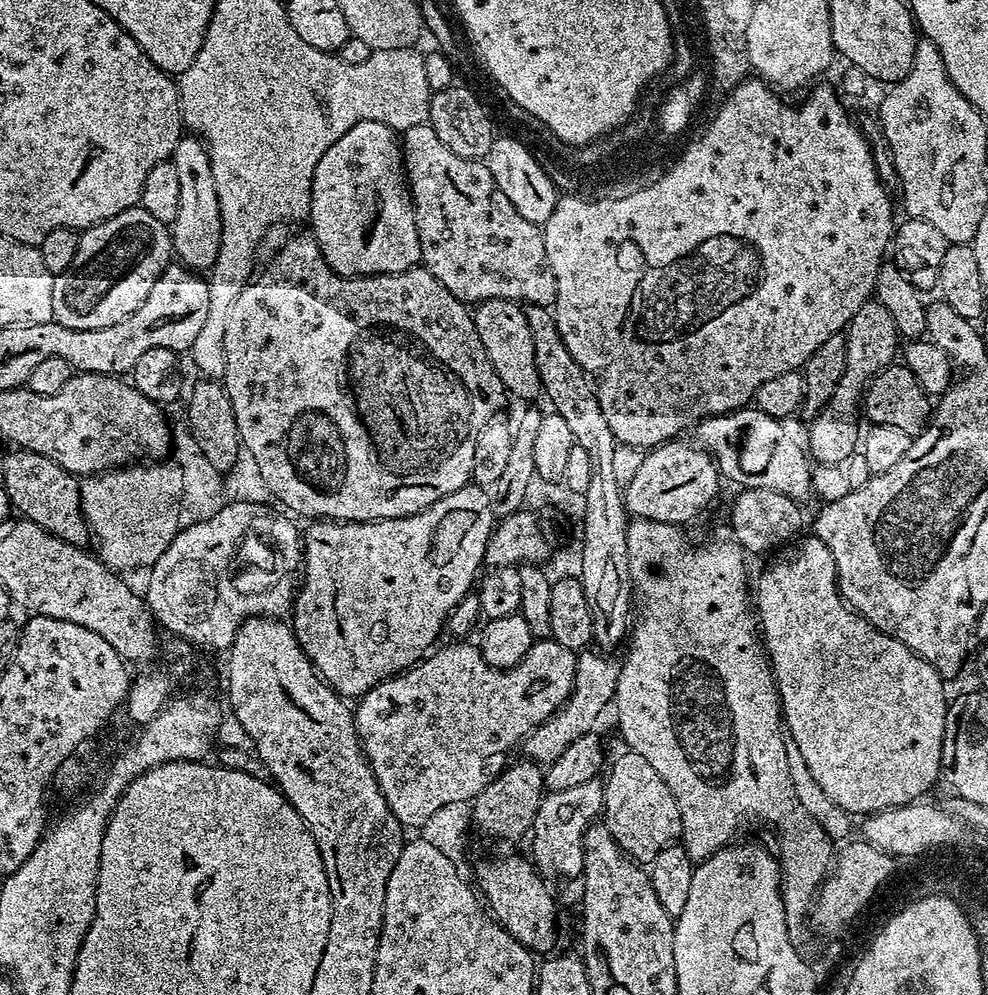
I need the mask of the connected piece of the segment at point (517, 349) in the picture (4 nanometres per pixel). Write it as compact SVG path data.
M494 298L493 300L483 300L482 303L475 305L474 311L470 316L471 324L476 327L476 338L482 342L484 355L487 363L491 364L492 370L498 374L500 387L505 393L508 392L520 402L532 402L537 395L541 395L542 389L538 378L538 366L534 363L534 338L530 334L530 322L526 318L524 308L515 300L503 300Z

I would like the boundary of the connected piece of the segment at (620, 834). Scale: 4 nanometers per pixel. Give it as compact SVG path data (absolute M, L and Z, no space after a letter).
M624 750L613 764L611 761L607 765L602 783L602 822L627 856L631 856L637 862L650 862L658 854L658 850L681 839L678 802L674 802L670 786L662 782L658 770L654 770L654 766L650 766L650 762L642 758L642 754Z

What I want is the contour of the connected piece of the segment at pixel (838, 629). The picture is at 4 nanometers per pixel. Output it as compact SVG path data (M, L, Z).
M804 534L799 538L783 545L771 557L772 561L760 572L760 577L754 580L754 612L758 617L758 631L762 637L768 663L772 666L772 677L776 679L776 692L780 696L780 711L782 723L786 732L793 736L798 745L802 758L807 763L807 769L815 781L822 786L823 793L853 817L863 818L874 812L881 812L887 808L897 808L903 804L915 804L932 787L936 780L941 779L940 758L942 756L942 742L946 730L946 714L950 703L949 697L944 697L945 681L930 666L930 662L923 660L914 650L902 646L894 638L890 638L882 630L875 628L869 620L863 620L857 612L852 611L840 595L840 587L836 585L836 567L834 554L826 546L826 542L819 540L815 534Z

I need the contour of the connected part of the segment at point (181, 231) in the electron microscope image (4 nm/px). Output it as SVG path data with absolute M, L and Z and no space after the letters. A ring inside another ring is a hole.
M192 134L181 135L170 157L174 170L178 170L181 186L178 197L178 218L170 226L172 250L179 263L193 270L208 270L218 258L218 246L222 236L222 218L218 210L218 194L214 186L214 174L210 170L210 158L203 140Z

